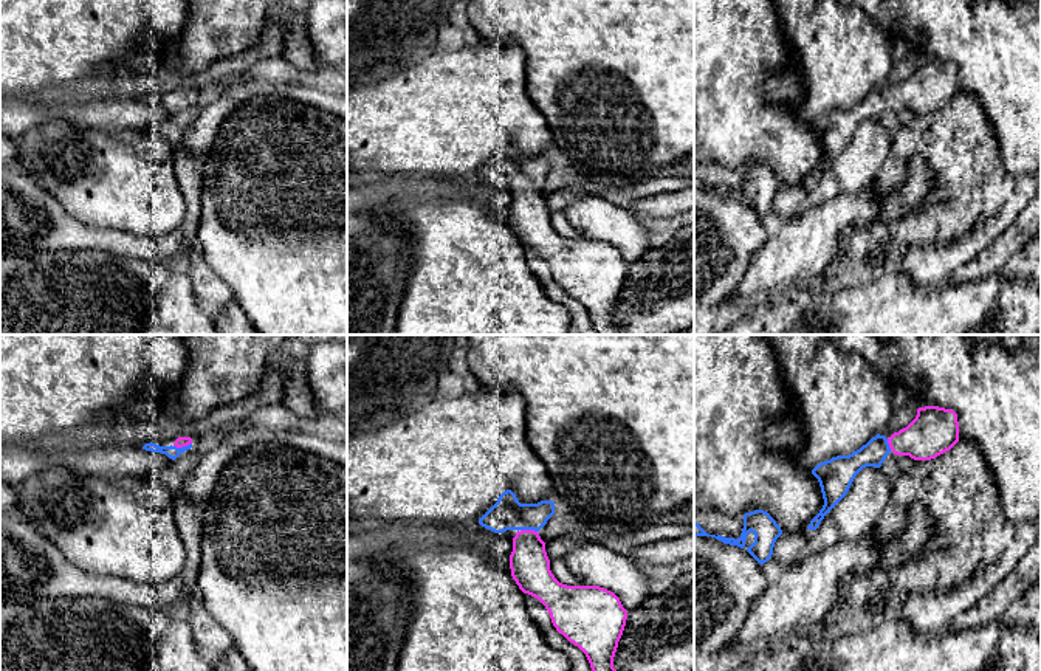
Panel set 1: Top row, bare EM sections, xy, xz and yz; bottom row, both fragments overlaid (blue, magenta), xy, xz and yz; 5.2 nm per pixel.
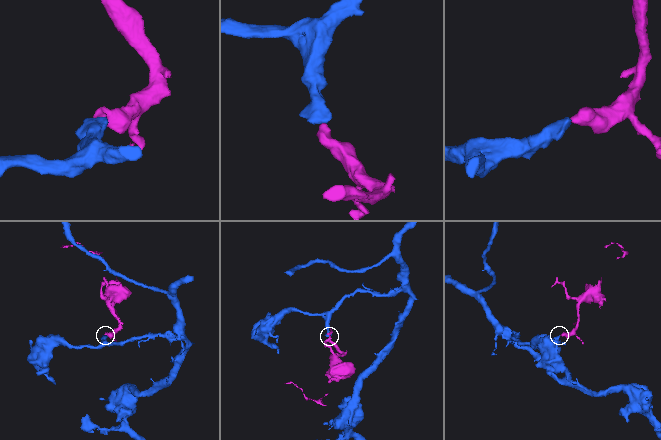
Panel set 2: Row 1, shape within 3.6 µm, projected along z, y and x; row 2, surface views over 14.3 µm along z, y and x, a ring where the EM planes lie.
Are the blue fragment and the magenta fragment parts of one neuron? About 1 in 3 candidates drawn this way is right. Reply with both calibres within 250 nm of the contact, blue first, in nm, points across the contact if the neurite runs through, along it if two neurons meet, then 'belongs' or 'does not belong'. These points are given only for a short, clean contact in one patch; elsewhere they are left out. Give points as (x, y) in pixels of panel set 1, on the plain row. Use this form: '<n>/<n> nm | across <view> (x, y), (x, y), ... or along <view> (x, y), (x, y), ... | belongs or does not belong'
70/60 nm | belongs

